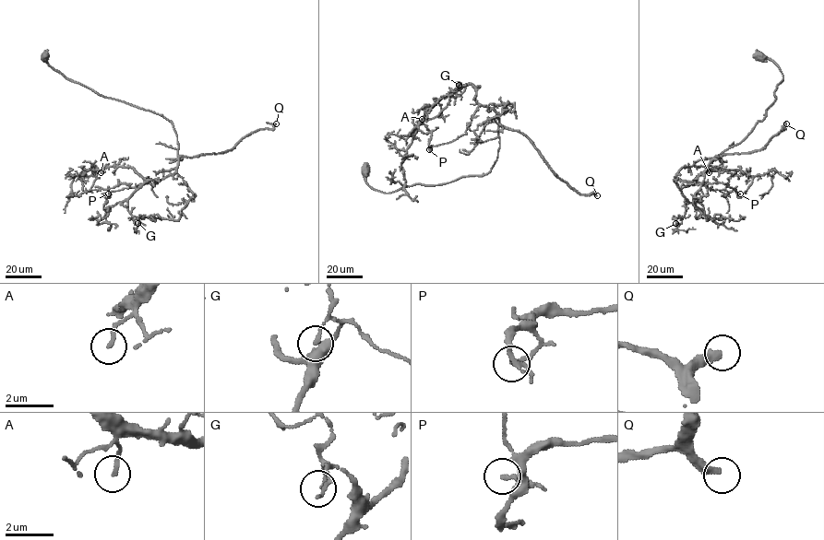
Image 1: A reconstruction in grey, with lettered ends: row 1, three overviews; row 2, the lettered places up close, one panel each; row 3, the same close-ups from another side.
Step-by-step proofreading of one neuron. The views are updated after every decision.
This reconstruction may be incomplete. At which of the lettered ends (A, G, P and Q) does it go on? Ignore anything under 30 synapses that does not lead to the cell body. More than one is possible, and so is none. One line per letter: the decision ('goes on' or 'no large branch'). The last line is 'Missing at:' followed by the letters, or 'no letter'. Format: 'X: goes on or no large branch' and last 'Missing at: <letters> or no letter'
A: no large branch
G: no large branch
P: no large branch
Q: goes on
Missing at: Q

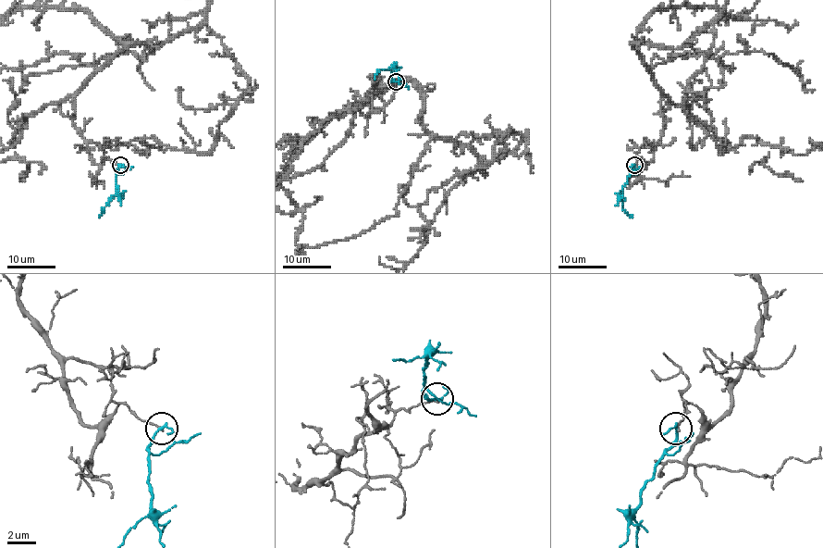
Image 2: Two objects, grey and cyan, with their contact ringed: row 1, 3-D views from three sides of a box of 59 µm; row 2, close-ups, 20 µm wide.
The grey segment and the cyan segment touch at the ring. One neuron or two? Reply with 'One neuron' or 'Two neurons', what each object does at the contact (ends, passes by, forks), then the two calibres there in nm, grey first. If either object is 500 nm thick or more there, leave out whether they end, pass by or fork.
Two neurons. At the ring grey ends. At the ring cyan passes by. Thickness 120 nm (grey) against 140 nm

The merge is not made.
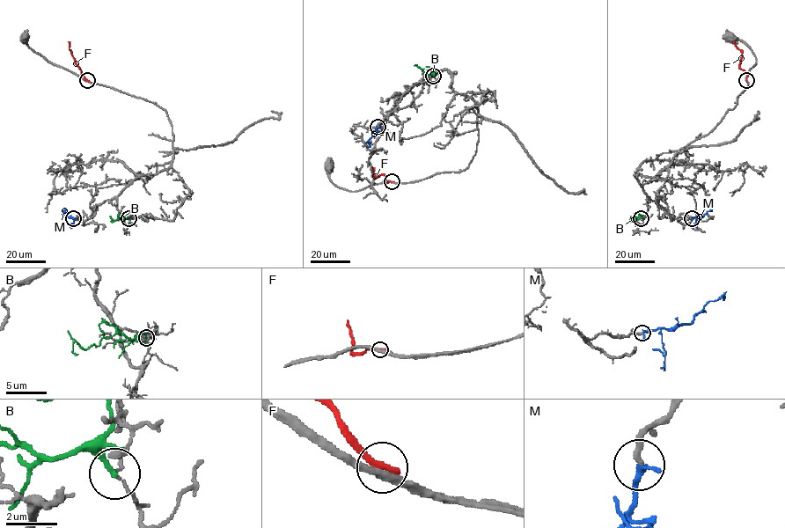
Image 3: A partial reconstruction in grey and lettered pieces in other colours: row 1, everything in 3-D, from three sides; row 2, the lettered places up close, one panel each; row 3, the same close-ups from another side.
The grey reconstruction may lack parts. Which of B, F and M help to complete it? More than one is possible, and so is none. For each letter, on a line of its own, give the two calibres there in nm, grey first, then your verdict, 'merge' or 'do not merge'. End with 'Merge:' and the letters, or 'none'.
B: calibres 80 and 190 nm; do not merge
F: calibres 280 and 280 nm; do not merge
M: calibres 240 and 260 nm; merge
Merge: M

